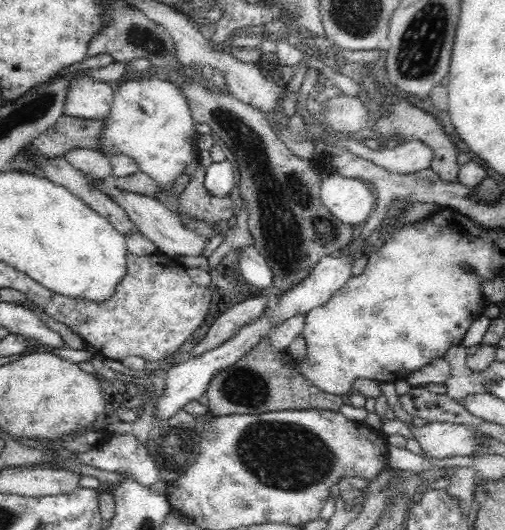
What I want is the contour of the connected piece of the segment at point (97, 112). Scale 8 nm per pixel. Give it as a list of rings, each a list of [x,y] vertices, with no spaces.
[[[87,76],[72,78],[62,114],[86,119],[103,118],[109,114],[115,86]]]

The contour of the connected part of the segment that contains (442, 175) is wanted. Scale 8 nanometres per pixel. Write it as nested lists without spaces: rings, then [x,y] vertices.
[[[405,98],[400,99],[402,102],[394,105],[392,114],[380,118],[374,122],[374,130],[378,134],[402,134],[404,141],[411,141],[412,139],[418,139],[426,145],[430,146],[430,149],[434,151],[434,158],[430,162],[430,169],[434,170],[435,176],[438,176],[439,180],[446,182],[454,182],[458,178],[458,172],[461,165],[456,161],[458,160],[458,147],[454,143],[446,132],[444,127],[436,120],[430,113],[420,109],[415,105],[412,105]]]

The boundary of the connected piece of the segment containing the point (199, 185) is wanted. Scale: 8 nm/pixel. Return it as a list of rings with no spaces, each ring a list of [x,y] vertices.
[[[199,156],[192,164],[188,164],[184,170],[191,179],[186,185],[186,189],[178,196],[177,211],[186,214],[188,217],[194,217],[198,221],[206,221],[216,225],[221,220],[233,220],[234,204],[228,197],[217,198],[210,195],[205,187],[204,168],[199,160]]]

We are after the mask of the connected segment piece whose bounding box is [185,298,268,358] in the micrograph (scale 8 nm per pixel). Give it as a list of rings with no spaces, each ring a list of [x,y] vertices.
[[[248,298],[248,300],[244,300],[244,302],[236,304],[236,306],[232,306],[230,310],[226,310],[226,312],[224,312],[224,314],[222,314],[222,316],[220,316],[220,318],[210,326],[210,330],[208,330],[206,335],[198,344],[185,348],[186,352],[192,350],[192,356],[187,357],[198,357],[205,352],[214,350],[216,346],[224,344],[226,340],[230,340],[234,334],[238,334],[238,330],[240,330],[242,326],[246,326],[246,324],[258,320],[258,318],[264,314],[264,308],[266,308],[267,302],[268,298]]]

